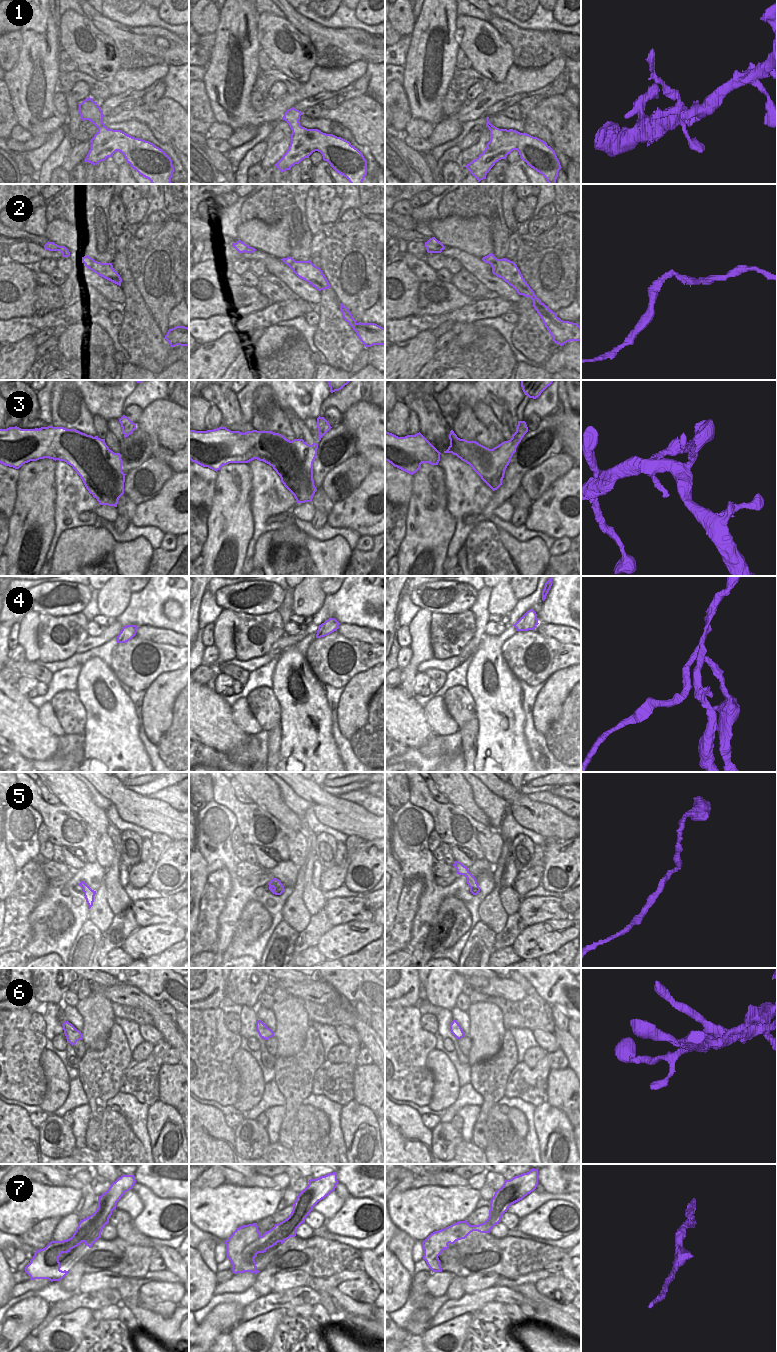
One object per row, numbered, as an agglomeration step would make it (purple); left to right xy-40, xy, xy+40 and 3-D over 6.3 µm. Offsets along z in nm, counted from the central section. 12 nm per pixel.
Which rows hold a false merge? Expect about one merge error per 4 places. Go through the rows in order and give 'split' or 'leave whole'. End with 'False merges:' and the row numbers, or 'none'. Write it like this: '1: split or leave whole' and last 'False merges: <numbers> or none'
1: leave whole
2: leave whole
3: split
4: split
5: leave whole
6: leave whole
7: leave whole
False merges: 3, 4

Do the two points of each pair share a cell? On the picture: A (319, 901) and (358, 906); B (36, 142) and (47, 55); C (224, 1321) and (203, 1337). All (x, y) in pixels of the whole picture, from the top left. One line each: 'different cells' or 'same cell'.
A: different cells
B: different cells
C: same cell

